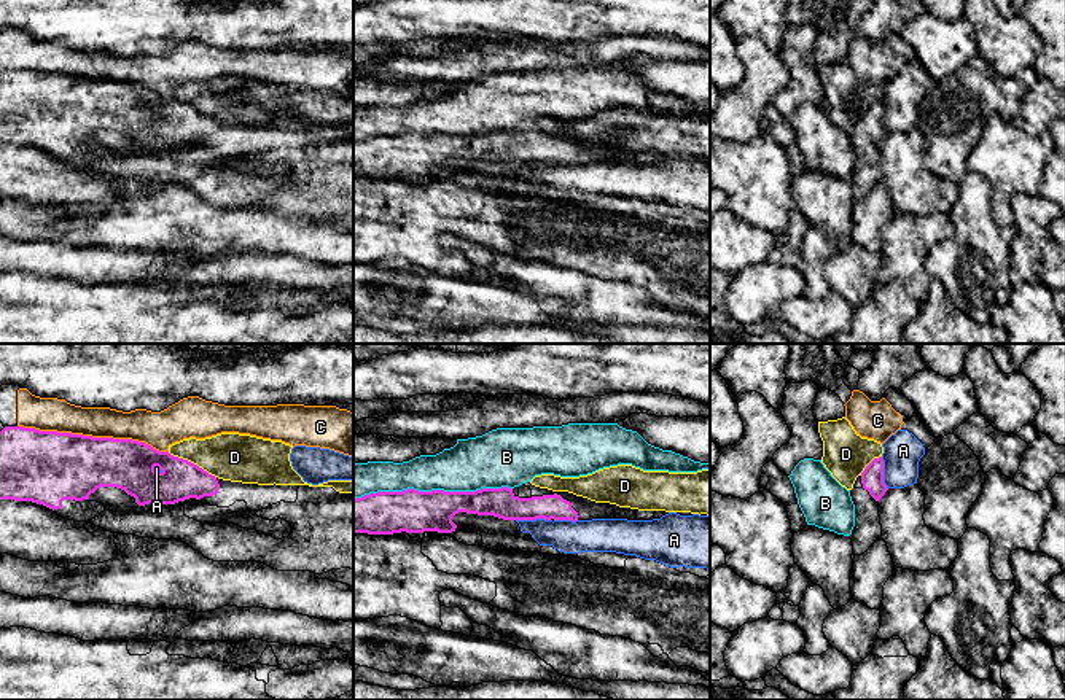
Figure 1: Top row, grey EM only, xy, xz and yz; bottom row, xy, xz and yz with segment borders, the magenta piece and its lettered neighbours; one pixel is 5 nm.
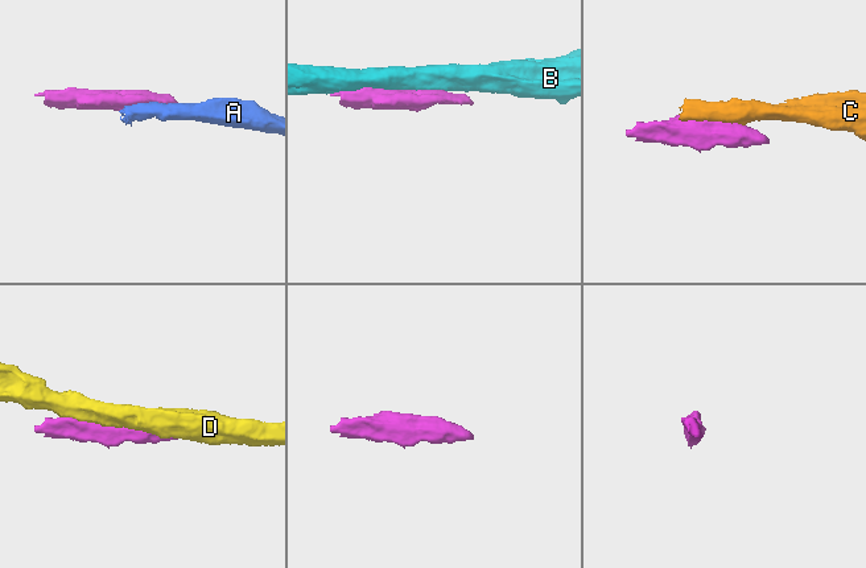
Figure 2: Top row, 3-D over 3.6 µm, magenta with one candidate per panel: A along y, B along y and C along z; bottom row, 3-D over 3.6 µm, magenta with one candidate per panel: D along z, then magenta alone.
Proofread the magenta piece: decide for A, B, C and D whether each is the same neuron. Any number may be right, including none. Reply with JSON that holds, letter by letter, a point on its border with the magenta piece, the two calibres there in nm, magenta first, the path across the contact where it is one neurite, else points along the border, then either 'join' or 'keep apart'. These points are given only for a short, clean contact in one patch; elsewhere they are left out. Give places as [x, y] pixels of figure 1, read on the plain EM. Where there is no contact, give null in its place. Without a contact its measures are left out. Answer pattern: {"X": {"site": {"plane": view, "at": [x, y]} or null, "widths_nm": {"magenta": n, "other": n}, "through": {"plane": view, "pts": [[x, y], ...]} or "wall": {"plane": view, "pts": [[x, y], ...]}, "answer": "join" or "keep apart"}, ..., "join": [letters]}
{"A": {"site": {"plane": "xz", "at": [532, 163]}, "widths_nm": {"magenta": 150, "other": 170}, "answer": "keep apart"}, "B": {"site": {"plane": "xz", "at": [432, 134]}, "widths_nm": {"magenta": 220, "other": 260}, "answer": "keep apart"}, "C": {"site": {"plane": "xy", "at": [91, 80]}, "widths_nm": {"magenta": 360, "other": 180}, "answer": "keep apart"}, "D": {"site": {"plane": "xy", "at": [190, 105]}, "widths_nm": {"magenta": 200, "other": 240}, "answer": "keep apart"}, "join": []}

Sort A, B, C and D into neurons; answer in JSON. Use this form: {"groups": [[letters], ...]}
{"groups": [["A"], ["B"], ["C"], ["D"]]}

